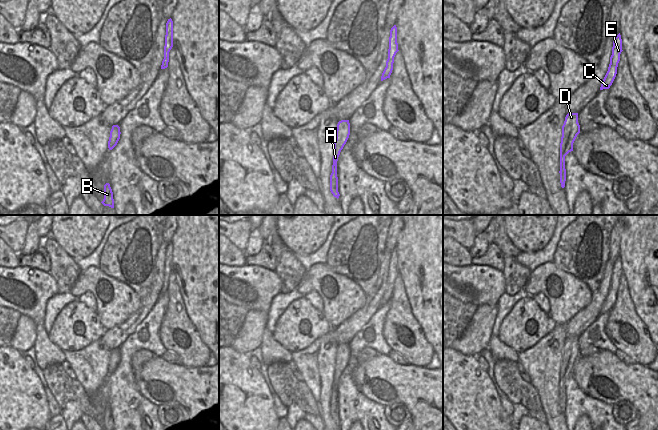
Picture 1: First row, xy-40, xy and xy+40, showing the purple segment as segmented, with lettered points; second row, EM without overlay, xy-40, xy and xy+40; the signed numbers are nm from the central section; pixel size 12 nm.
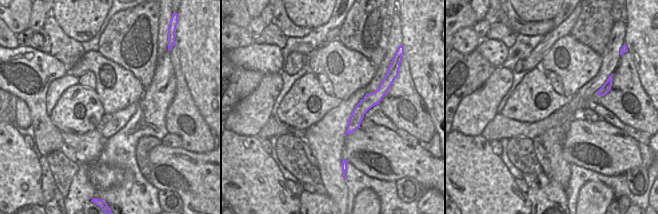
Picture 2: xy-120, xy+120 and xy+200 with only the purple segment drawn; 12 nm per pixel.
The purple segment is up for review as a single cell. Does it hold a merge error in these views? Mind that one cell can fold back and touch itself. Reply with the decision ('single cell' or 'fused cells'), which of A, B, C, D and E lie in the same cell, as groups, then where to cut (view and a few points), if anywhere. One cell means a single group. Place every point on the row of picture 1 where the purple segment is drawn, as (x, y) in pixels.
single cell | A B C D E | no cut

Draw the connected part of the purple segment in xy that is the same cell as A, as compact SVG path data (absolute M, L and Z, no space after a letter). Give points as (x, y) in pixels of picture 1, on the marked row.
M341 120L337 124L336 140L334 142L334 156L332 173L330 175L330 191L334 197L339 198L338 192L338 177L337 177L337 161L341 150L346 144L350 135L350 123L349 120Z

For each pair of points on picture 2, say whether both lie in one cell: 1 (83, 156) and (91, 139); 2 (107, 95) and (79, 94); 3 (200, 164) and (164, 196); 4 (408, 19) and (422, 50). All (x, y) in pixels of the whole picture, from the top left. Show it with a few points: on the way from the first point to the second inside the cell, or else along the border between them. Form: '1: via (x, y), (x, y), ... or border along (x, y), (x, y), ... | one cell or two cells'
1: via (85, 152), (91, 143) | one cell
2: border along (94, 90), (105, 113) | two cells
3: border along (159, 189), (176, 192), (183, 203) | two cells
4: via (416, 27), (421, 32), (422, 42) | one cell

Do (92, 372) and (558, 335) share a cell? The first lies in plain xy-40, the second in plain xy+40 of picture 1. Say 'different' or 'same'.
same

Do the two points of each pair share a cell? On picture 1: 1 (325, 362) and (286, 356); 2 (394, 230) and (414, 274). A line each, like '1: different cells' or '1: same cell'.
1: different cells
2: different cells

